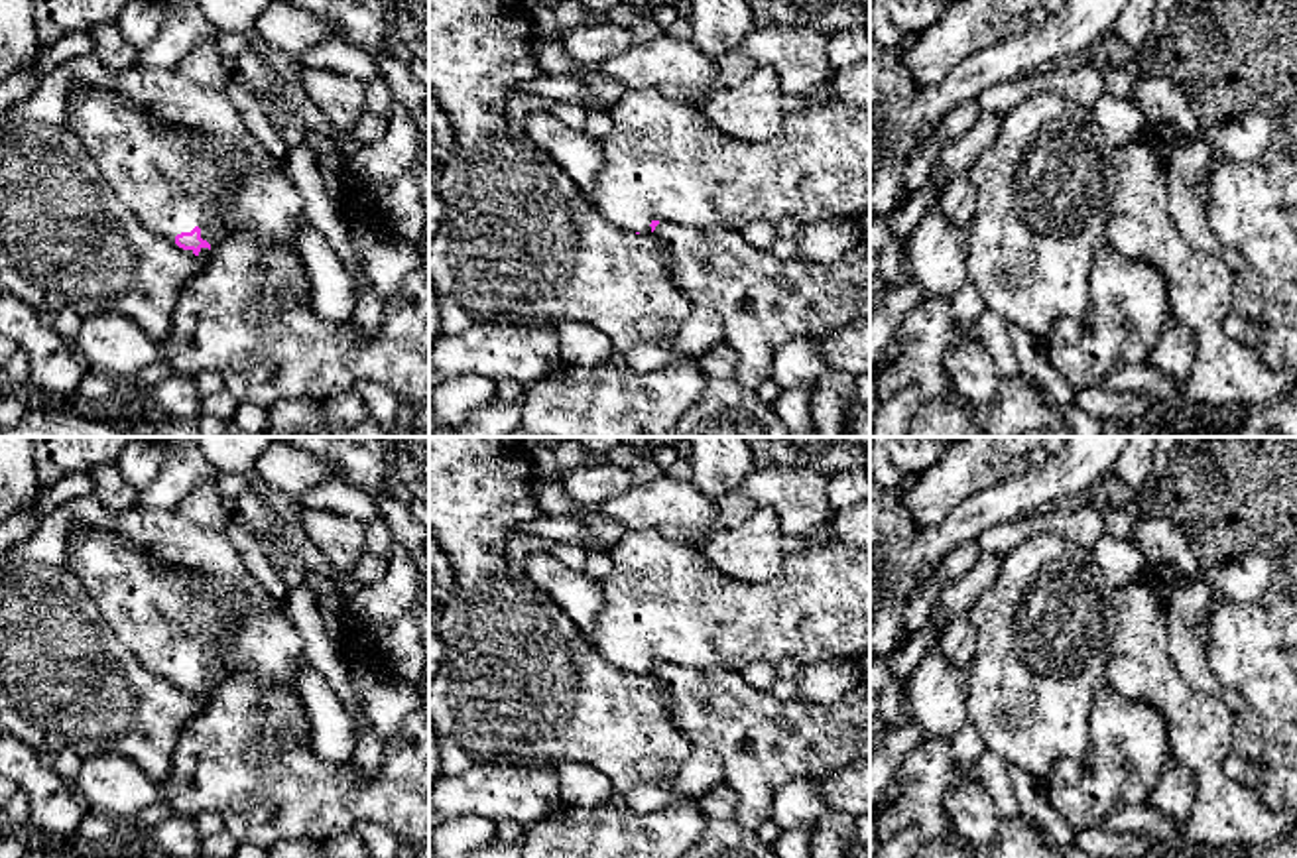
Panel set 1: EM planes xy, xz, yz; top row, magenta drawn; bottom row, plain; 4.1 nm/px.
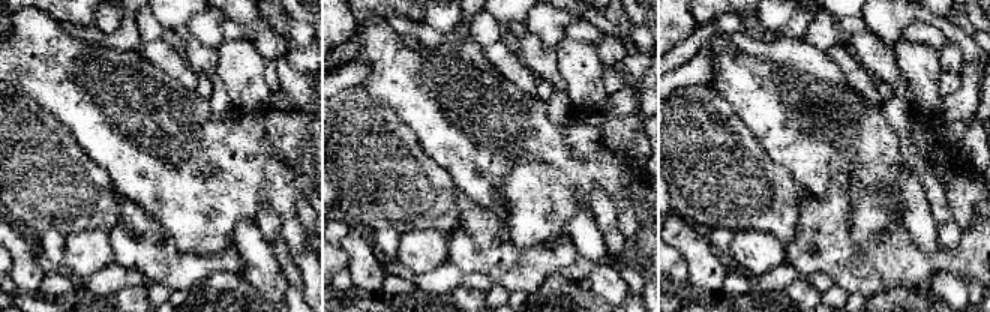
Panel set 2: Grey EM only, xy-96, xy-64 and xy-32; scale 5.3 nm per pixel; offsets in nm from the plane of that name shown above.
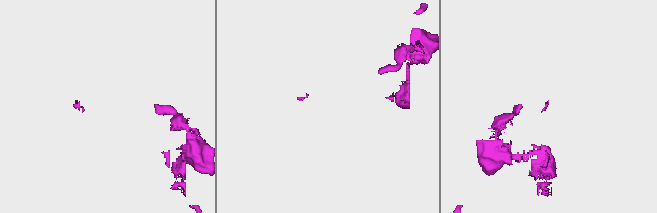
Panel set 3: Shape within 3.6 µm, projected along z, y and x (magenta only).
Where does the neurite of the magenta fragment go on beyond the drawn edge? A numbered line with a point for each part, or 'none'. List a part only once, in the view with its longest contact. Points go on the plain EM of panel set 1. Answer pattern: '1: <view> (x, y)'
1: xy (174, 618)

